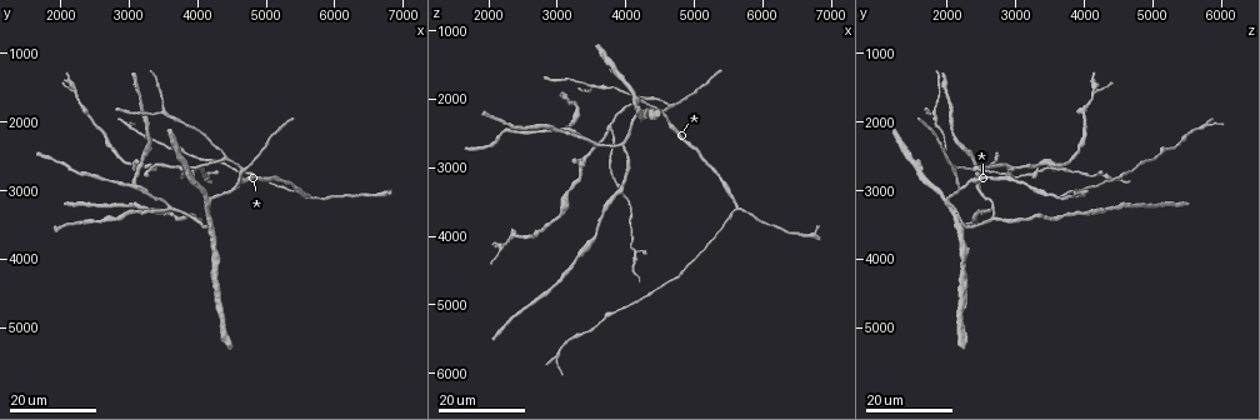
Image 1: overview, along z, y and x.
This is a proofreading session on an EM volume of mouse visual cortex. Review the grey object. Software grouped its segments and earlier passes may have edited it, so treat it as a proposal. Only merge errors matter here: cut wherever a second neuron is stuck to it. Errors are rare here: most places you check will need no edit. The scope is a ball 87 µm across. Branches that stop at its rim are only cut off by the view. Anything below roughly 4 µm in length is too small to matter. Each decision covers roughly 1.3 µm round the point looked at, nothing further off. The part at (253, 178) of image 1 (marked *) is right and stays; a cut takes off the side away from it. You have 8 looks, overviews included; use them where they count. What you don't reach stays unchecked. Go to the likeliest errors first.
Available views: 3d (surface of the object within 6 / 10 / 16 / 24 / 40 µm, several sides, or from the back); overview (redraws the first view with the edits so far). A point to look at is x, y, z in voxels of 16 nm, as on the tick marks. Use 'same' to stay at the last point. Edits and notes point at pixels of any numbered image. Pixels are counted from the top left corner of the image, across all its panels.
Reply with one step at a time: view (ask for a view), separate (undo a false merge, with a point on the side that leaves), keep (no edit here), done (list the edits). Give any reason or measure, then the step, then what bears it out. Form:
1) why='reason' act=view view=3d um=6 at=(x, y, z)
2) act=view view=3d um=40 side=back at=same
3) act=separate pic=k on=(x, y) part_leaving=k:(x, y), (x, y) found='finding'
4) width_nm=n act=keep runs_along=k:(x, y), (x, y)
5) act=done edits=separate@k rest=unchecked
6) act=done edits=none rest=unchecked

act=view view=3d um=24 at=(4550, 2950, 2200)

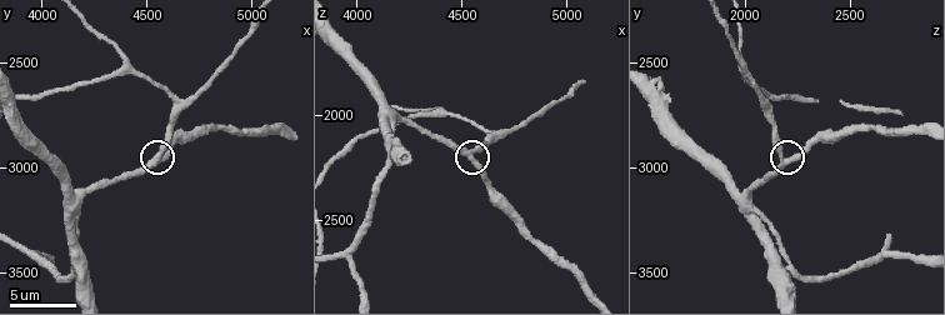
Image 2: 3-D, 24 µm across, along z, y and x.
act=view view=3d um=10 at=(4540, 2960, 2190)

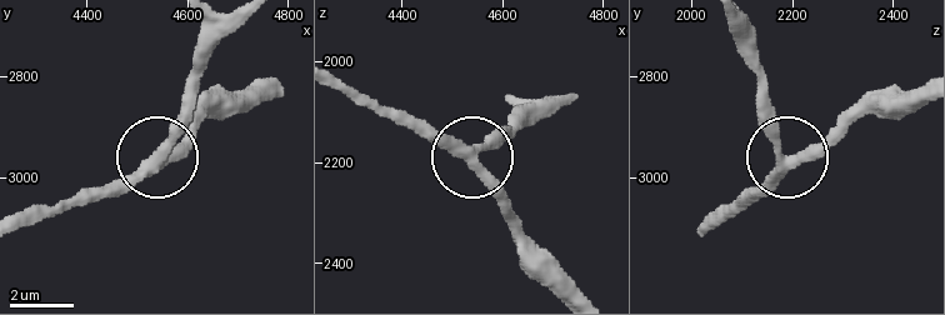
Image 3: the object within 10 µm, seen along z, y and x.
act=keep found='continuous, no second neuron'

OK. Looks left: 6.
why='three arms meet' act=view view=3d um=24 at=(3500, 1850, 1800)

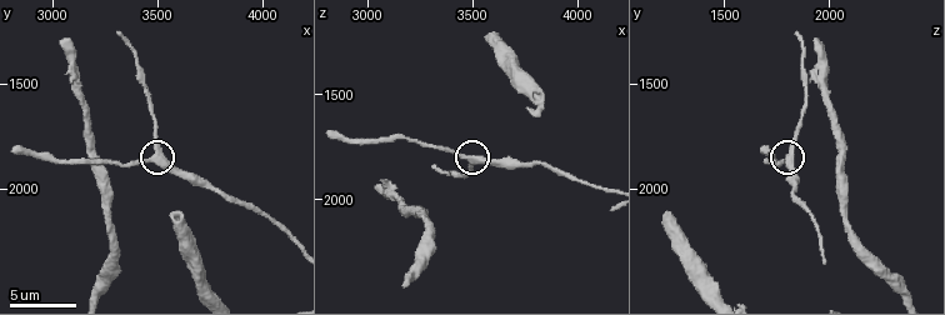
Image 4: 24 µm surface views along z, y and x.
act=view view=3d um=10 at=(3500, 1840, 1820)

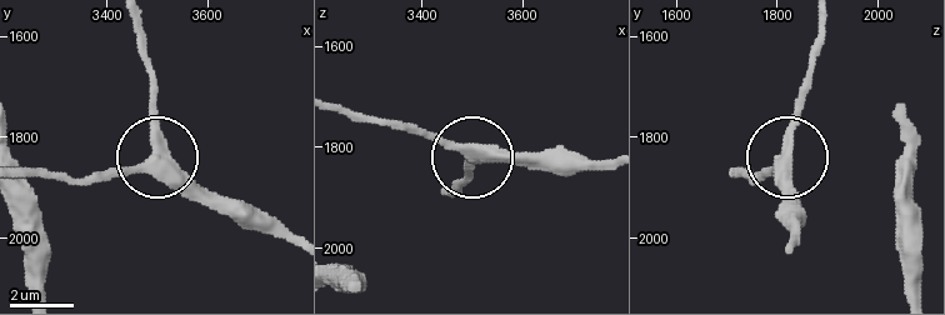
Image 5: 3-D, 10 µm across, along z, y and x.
side_arm_um=11 act=keep runs_along=5:(789, 248), (789, 121), (805, 76) found='continuous, no second neuron'

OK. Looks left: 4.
act=view view=3d um=10 at=(4140, 3520, 2260)

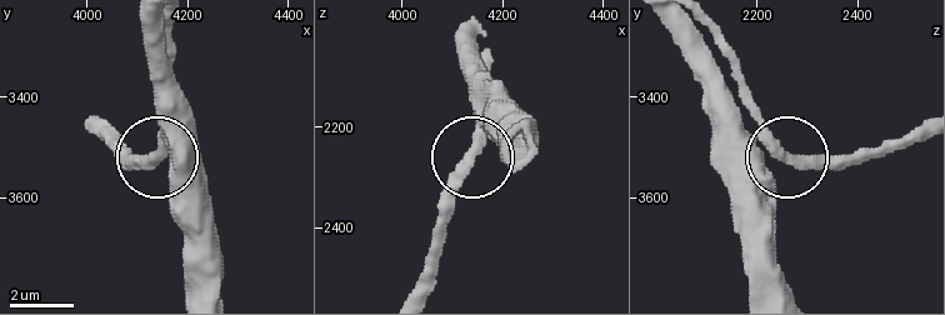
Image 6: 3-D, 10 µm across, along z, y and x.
act=keep runs_along=6:(164, 25), (161, 154), (201, 200) found='all the same neuron'

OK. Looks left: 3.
why='three arms meet' act=view view=3d um=16 at=(4670, 2700, 2100)

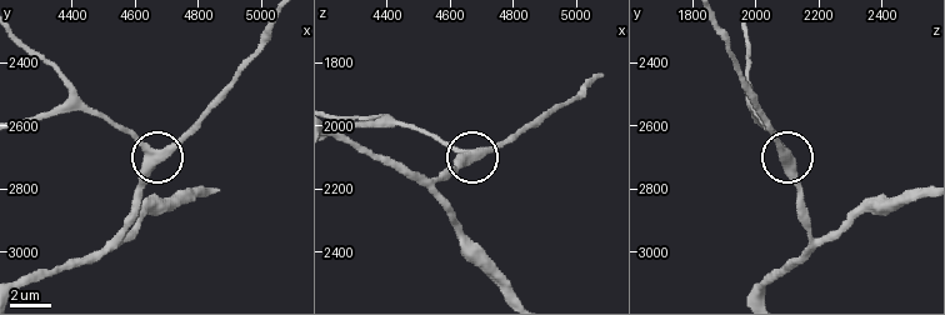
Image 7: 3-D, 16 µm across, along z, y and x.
arms=3 act=keep found='all the same neuron'

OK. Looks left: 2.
act=done edits=none rest=unchecked

